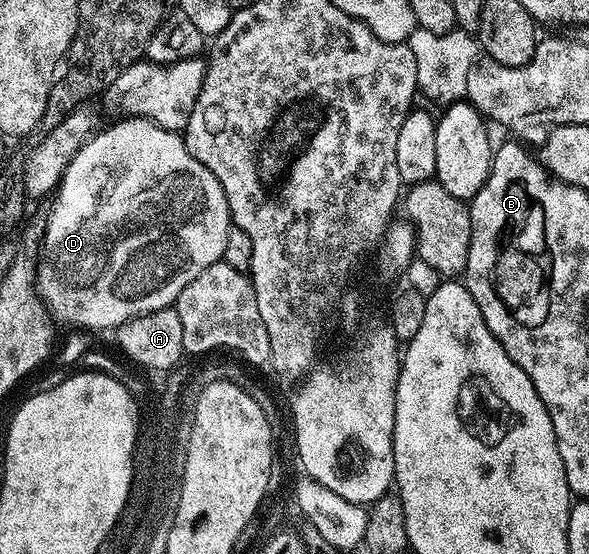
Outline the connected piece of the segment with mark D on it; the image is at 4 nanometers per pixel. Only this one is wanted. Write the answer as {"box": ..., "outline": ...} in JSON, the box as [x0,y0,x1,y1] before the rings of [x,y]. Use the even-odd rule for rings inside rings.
{"box":[38,117,233,329],"outline":[[[124,117],[121,123],[108,127],[104,132],[93,134],[88,142],[78,149],[78,153],[70,161],[60,186],[55,192],[56,204],[52,207],[50,217],[46,219],[42,242],[42,258],[38,263],[38,271],[48,271],[52,279],[60,279],[60,287],[68,287],[68,311],[60,311],[55,317],[64,323],[77,323],[80,327],[95,329],[100,326],[118,326],[127,323],[137,315],[149,315],[152,311],[161,311],[163,307],[172,307],[176,298],[210,265],[221,262],[228,244],[228,233],[233,226],[232,215],[228,212],[228,202],[224,196],[222,185],[188,152],[188,144],[175,131],[167,131],[147,118]]]}

